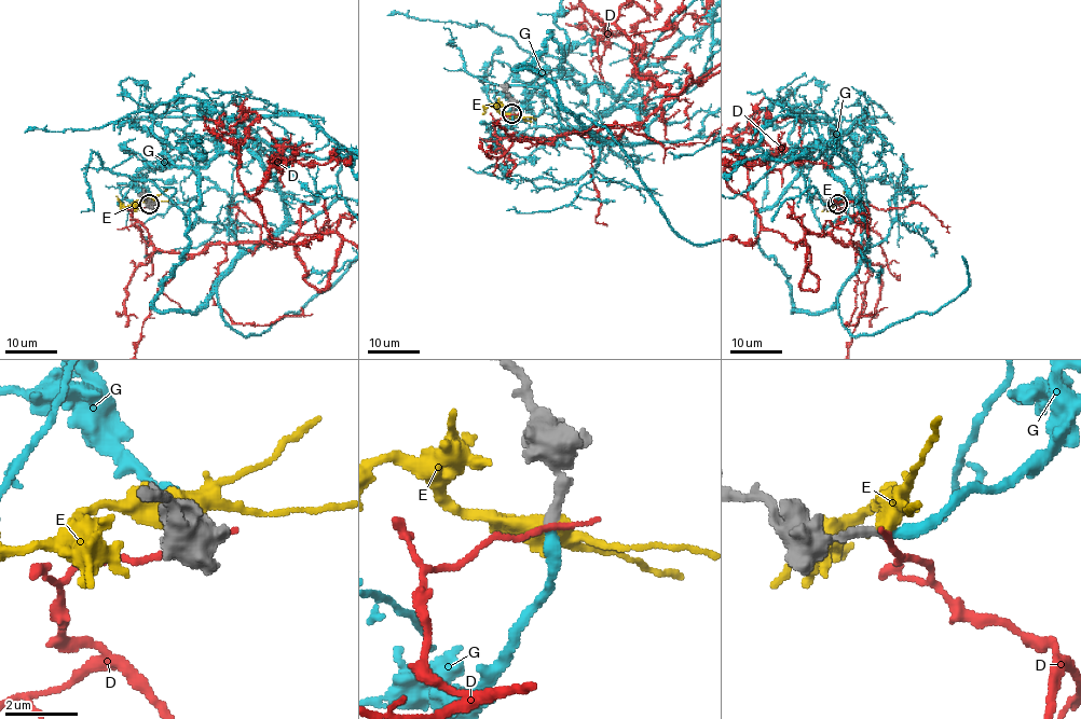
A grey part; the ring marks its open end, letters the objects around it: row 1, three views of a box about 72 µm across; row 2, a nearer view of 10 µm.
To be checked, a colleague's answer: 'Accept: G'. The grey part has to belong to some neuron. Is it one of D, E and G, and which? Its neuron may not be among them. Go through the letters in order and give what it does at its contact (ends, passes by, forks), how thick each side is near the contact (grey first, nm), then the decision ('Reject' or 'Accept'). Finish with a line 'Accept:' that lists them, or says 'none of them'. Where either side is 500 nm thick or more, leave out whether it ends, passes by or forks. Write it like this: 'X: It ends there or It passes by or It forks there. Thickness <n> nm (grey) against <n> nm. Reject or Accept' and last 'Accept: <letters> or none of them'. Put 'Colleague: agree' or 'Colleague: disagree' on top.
Colleague: agree
D: It passes by. Thickness 280 nm (grey) against 140 nm. Reject
E: Thickness 320 nm (grey) against 650 nm. Reject
G: It ends there. Thickness 280 nm (grey) against 320 nm. Accept
Accept: G

